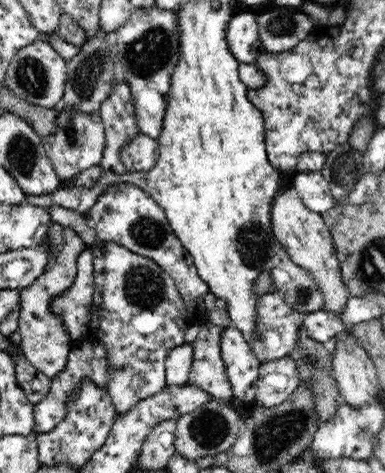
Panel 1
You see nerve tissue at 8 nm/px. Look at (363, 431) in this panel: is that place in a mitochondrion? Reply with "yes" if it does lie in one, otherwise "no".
yes

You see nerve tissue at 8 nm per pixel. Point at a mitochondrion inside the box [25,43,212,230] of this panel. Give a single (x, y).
(89, 73)

